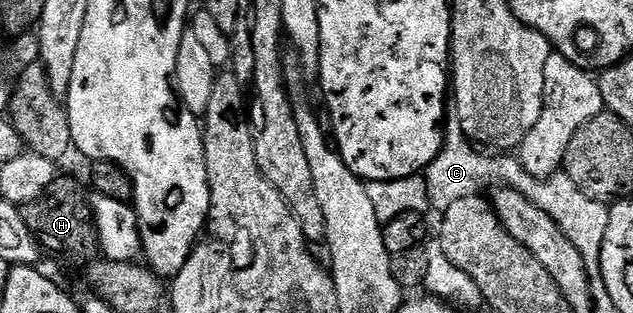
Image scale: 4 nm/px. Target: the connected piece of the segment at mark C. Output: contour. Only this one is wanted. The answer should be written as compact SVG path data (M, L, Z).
M450 119L445 122L444 136L442 138L442 150L440 155L432 161L429 168L424 171L426 186L428 187L428 199L430 209L437 214L446 213L461 199L477 197L487 189L507 188L520 191L540 211L546 211L568 235L572 247L580 251L587 269L597 270L600 263L600 251L604 247L604 235L608 231L608 219L610 218L610 205L605 201L588 199L576 183L565 175L555 175L553 177L541 178L528 175L528 171L522 168L521 160L514 155L494 155L494 158L485 157L462 132L462 124L457 119Z

